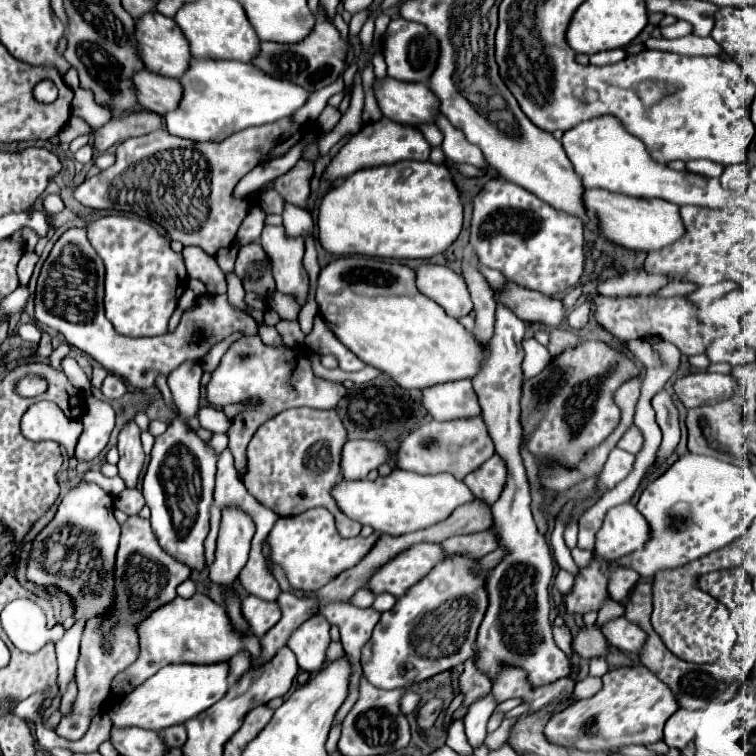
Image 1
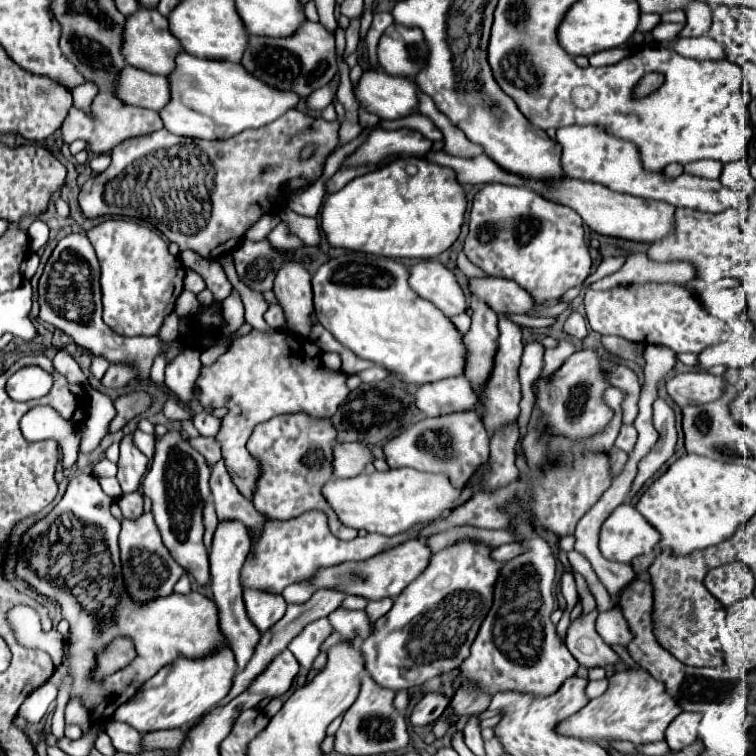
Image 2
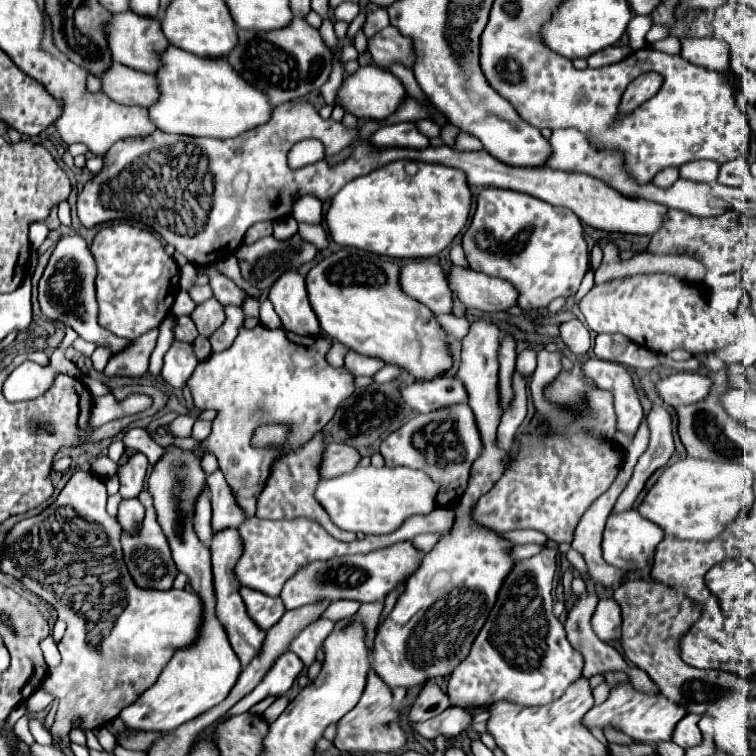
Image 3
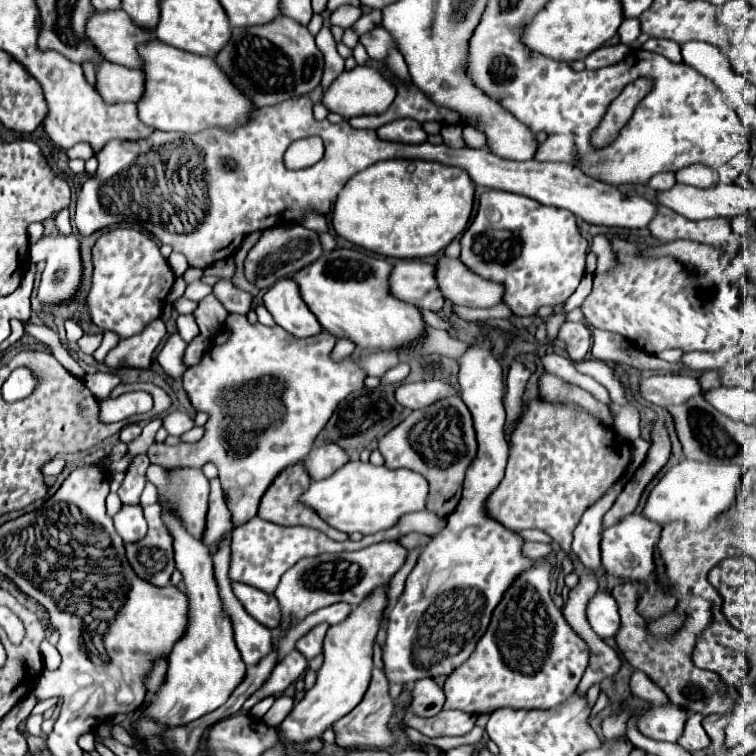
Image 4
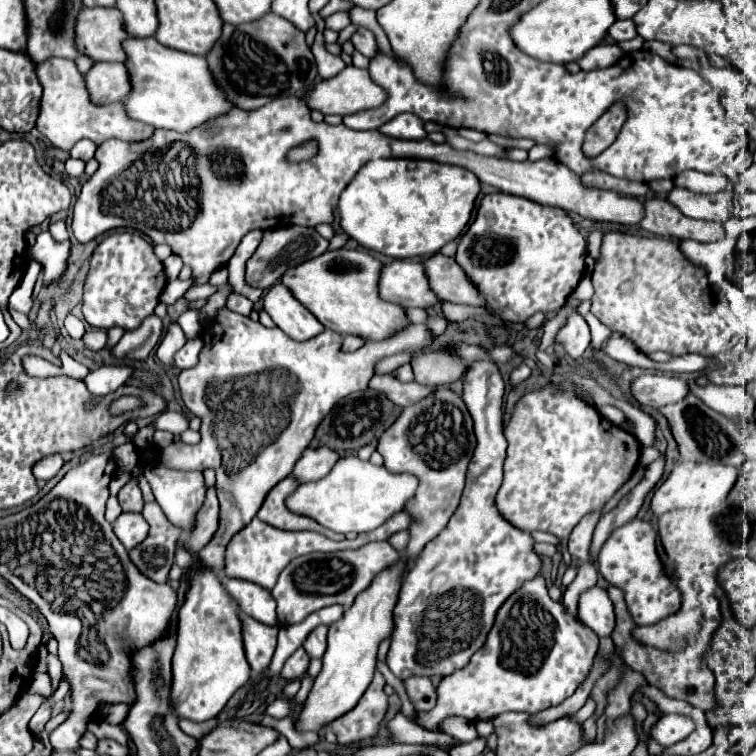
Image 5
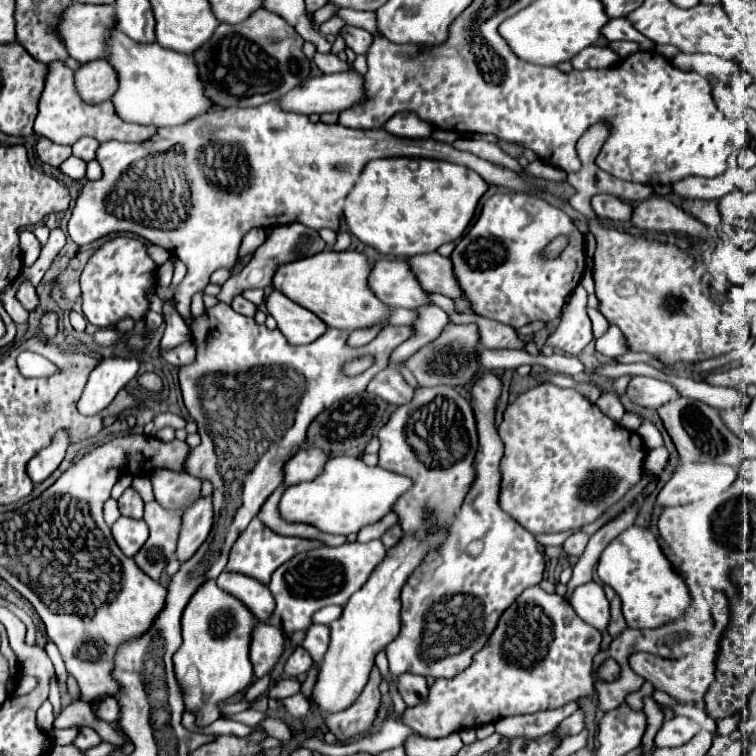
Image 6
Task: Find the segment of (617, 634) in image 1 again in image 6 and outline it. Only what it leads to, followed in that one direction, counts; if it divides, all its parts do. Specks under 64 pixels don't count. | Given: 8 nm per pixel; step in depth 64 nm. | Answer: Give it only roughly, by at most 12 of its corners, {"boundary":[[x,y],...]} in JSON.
{"boundary":[[600,584],[576,586],[570,606],[600,632],[608,628],[608,600]]}

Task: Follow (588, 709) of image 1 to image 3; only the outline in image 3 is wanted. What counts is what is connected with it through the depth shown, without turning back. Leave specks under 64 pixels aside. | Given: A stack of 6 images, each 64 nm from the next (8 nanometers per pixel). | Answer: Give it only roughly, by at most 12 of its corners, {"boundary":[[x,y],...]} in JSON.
{"boundary":[[630,682],[584,716],[634,740],[672,740],[686,710]]}

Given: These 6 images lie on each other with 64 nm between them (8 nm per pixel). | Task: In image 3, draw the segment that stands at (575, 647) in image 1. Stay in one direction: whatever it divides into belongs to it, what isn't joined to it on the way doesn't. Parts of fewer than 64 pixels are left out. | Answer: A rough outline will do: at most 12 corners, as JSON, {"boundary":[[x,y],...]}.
{"boundary":[[578,596],[564,622],[584,656],[582,676],[626,670],[628,664],[592,630],[598,596]]}

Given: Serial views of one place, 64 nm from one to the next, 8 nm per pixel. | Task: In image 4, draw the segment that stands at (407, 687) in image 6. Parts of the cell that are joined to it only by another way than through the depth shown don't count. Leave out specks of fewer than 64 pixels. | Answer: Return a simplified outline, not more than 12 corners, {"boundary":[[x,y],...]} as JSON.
{"boundary":[[432,678],[414,682],[410,708],[432,718],[444,706],[444,692]]}

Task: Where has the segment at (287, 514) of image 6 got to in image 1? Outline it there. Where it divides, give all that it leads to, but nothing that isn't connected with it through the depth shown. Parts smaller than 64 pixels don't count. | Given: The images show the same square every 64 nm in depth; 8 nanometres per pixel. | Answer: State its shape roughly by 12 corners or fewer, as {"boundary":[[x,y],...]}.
{"boundary":[[400,468],[342,480],[350,520],[402,536],[446,520],[472,492],[450,474]]}

